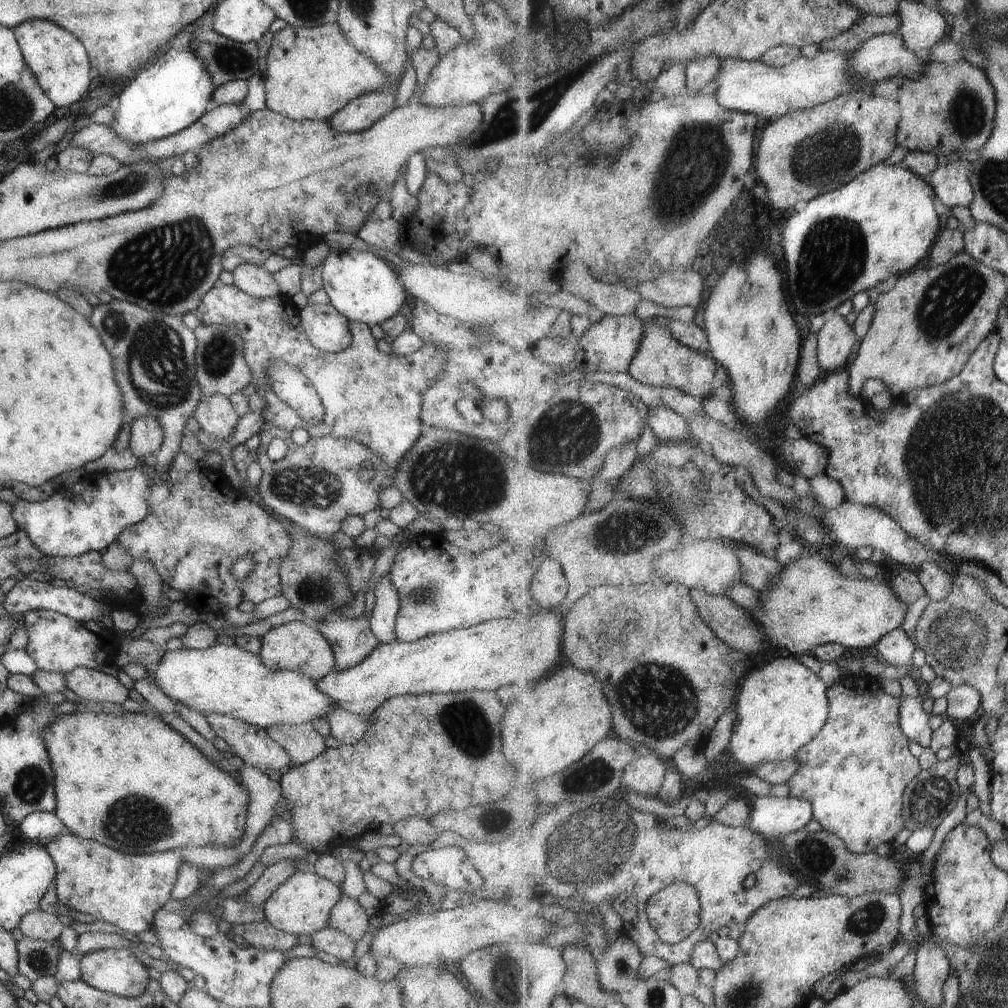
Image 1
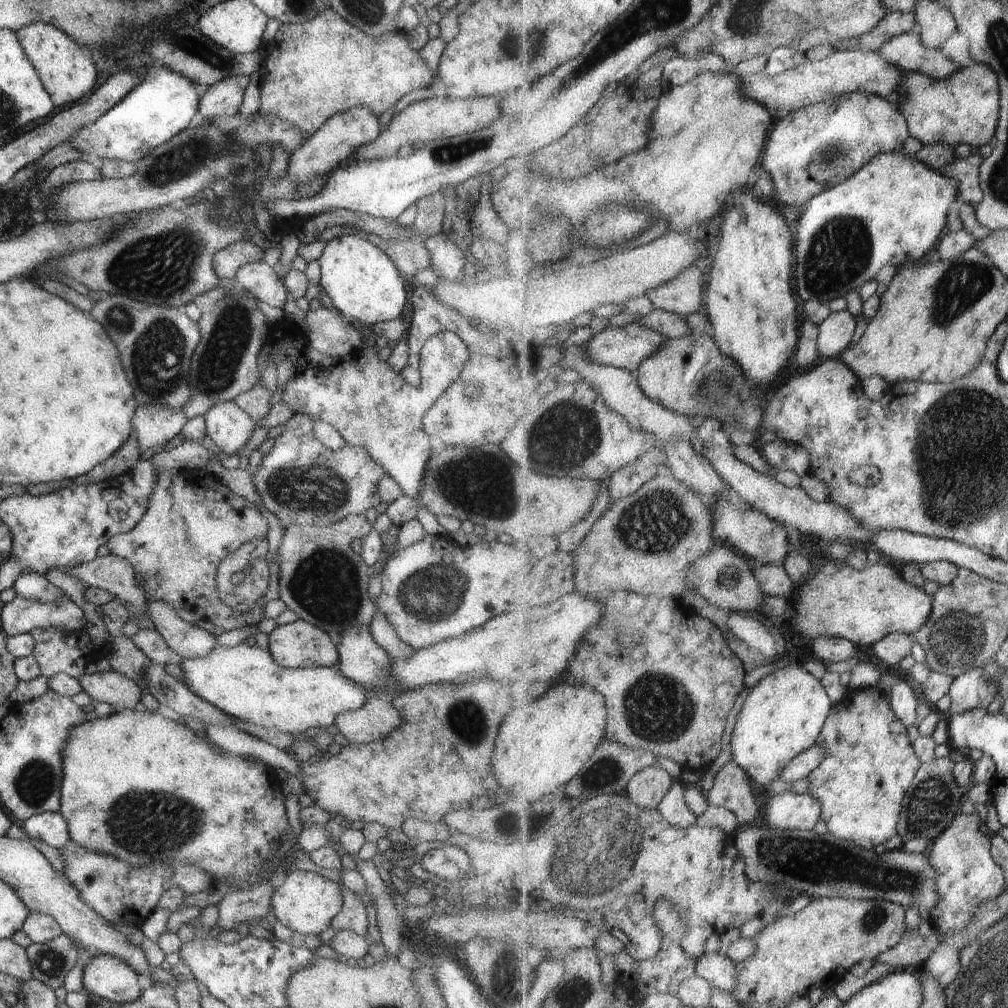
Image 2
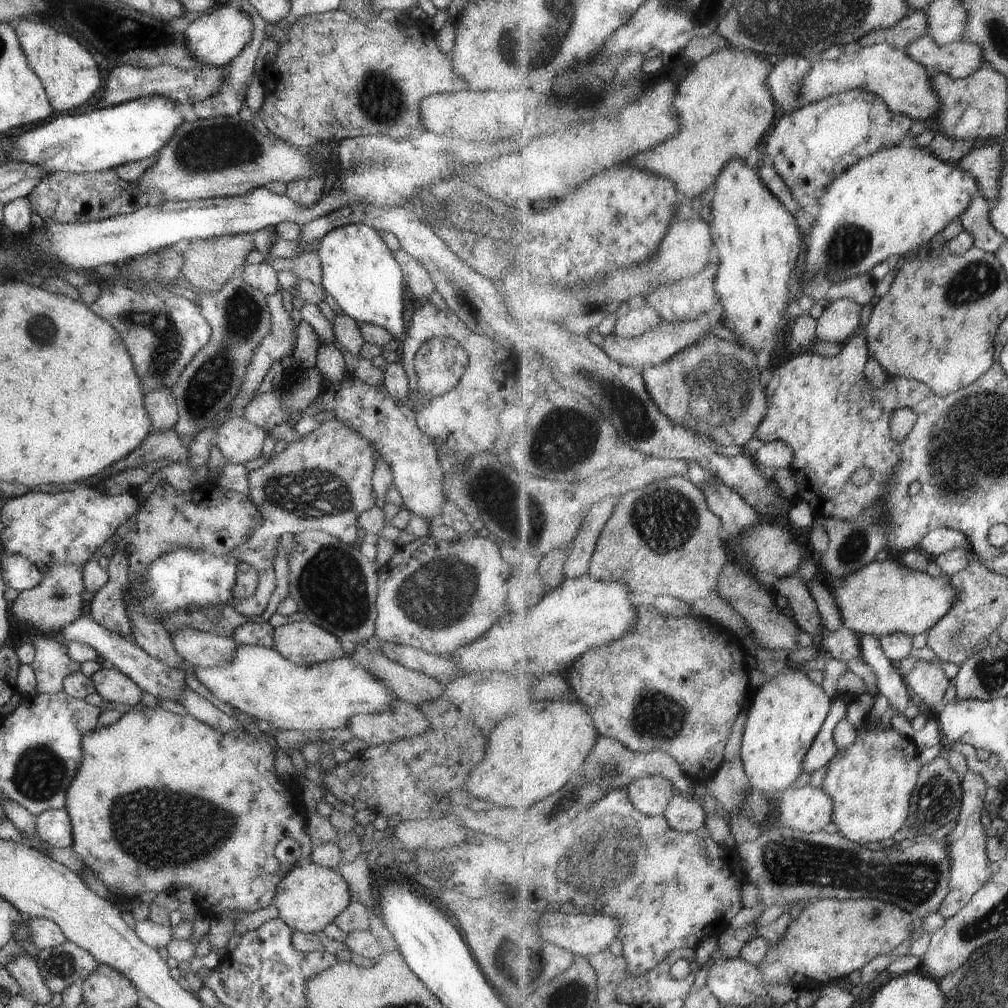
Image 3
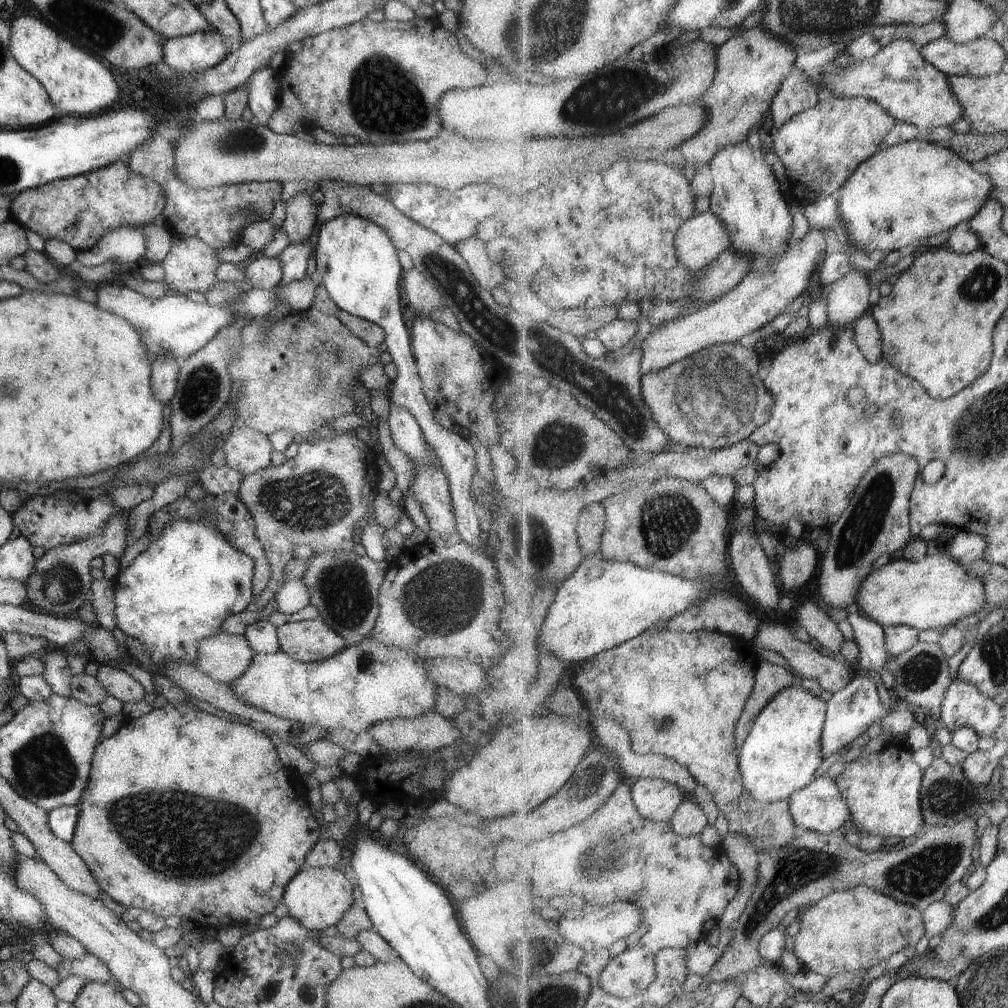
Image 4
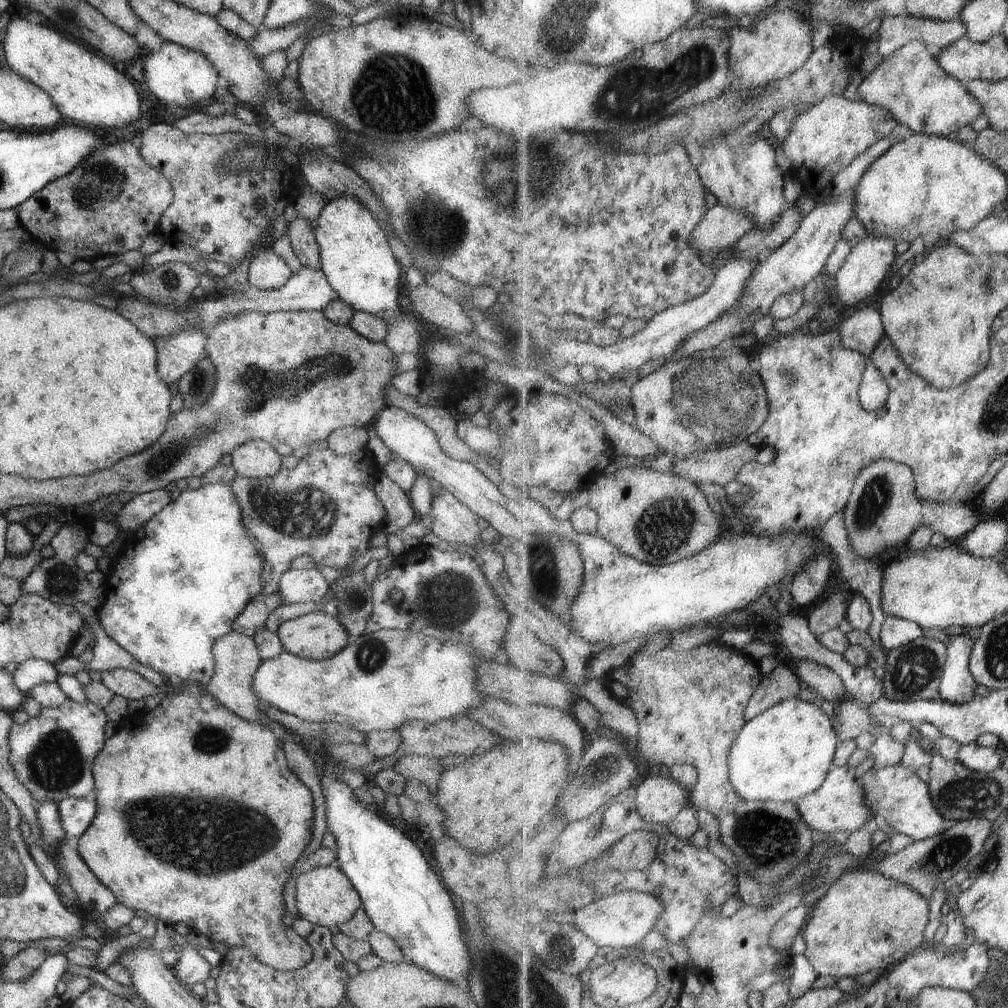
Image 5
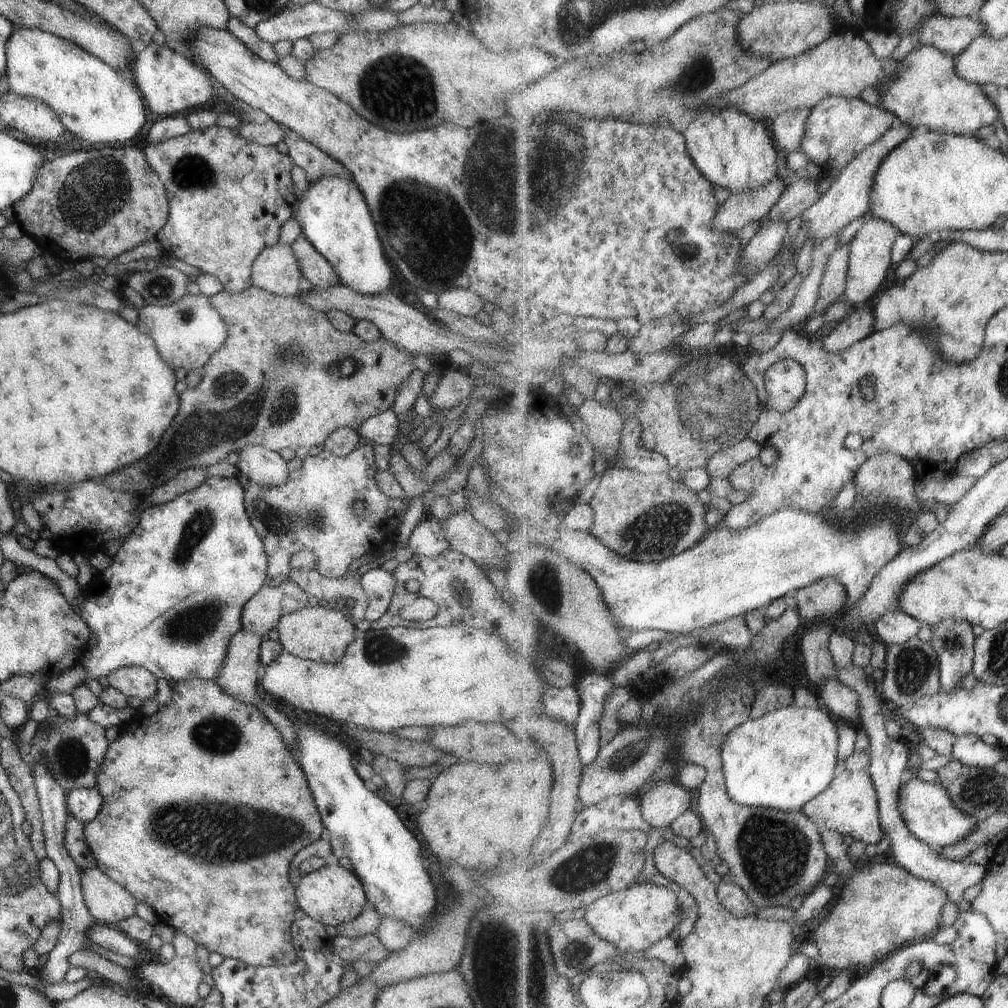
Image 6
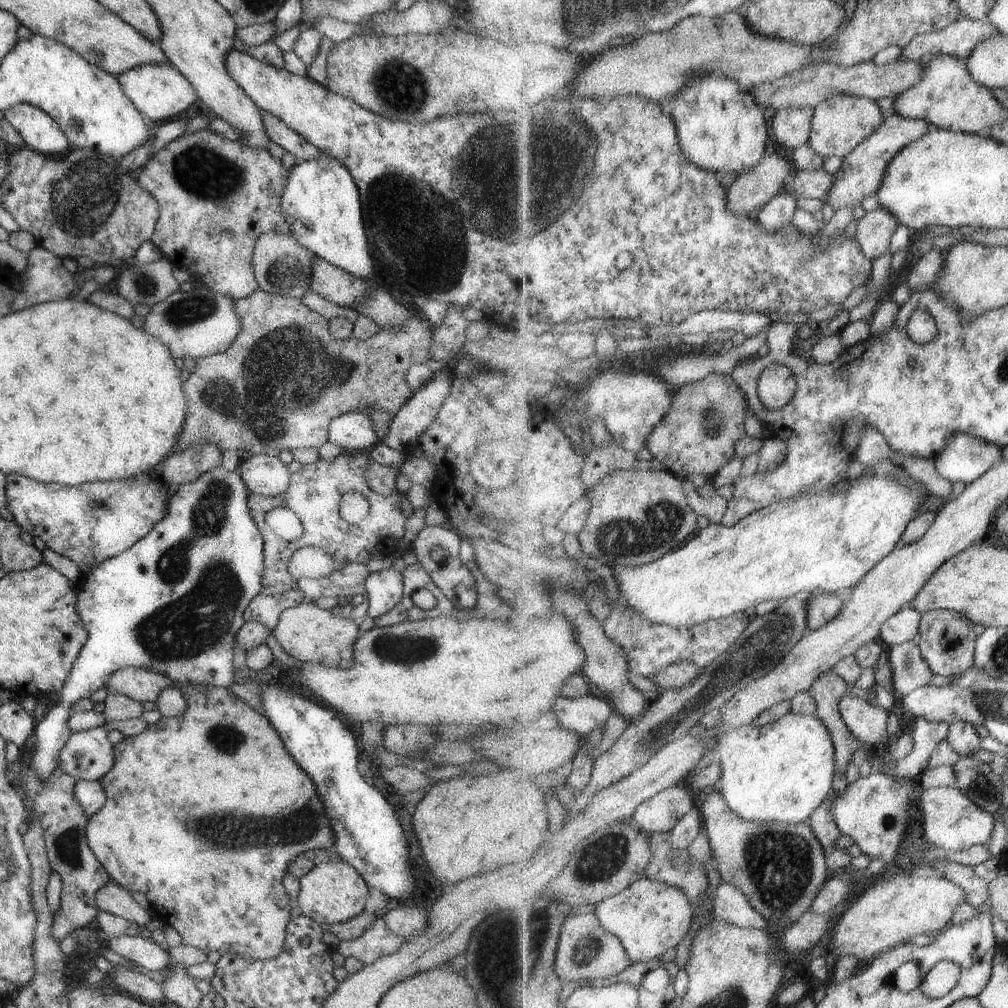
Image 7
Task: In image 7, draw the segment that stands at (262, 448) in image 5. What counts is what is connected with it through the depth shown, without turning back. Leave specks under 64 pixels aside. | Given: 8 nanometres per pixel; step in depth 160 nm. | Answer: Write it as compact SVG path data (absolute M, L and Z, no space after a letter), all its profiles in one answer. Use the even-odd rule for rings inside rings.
M252 454L239 461L237 472L251 494L275 496L285 492L290 483L290 473L278 456Z

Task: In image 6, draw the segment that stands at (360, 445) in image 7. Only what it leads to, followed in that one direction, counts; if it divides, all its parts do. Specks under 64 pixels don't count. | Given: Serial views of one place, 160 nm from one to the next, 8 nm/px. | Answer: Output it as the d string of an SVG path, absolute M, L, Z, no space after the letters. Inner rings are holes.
M389 407L380 413L371 415L366 418L355 432L361 440L373 444L390 445L397 439L397 431L400 421L397 419L396 412Z

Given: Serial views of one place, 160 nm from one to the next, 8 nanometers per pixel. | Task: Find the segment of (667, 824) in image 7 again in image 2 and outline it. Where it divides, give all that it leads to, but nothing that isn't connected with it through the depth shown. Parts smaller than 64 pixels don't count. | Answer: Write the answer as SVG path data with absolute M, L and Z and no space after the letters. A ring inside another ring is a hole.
M653 765L633 776L625 788L625 794L643 808L658 810L674 781L675 778L669 776L667 770Z

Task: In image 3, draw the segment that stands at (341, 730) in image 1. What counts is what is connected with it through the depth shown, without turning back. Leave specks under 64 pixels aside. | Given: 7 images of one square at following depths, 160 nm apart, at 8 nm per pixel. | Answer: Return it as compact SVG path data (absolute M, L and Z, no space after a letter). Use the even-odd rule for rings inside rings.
M393 699L390 707L383 712L350 716L346 720L345 726L353 737L363 740L369 747L390 743L405 737L414 737L425 732L427 727L428 723L425 715L414 704L406 703L399 699Z

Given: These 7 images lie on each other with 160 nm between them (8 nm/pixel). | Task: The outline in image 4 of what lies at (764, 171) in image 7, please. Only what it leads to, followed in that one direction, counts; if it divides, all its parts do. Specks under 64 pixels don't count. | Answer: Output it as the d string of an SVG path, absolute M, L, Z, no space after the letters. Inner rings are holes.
M707 211L703 214L695 214L691 217L681 232L677 232L677 254L680 263L687 270L693 273L696 270L707 268L712 262L715 262L721 254L730 250L730 234L725 223L713 211Z

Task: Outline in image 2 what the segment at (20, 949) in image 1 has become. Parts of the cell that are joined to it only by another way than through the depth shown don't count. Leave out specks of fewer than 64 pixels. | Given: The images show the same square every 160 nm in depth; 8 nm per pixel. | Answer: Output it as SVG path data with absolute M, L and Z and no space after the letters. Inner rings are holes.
M59 935L47 942L30 943L24 948L33 979L55 990L62 986L65 974L77 960L75 944L67 935Z

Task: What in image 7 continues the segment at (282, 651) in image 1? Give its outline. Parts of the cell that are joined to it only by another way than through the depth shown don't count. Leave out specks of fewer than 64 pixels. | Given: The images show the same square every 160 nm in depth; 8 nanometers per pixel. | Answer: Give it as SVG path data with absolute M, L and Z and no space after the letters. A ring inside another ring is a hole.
M301 602L278 614L278 621L271 631L281 648L302 663L317 663L338 671L353 665L352 646L361 632L345 612L319 609L314 602Z

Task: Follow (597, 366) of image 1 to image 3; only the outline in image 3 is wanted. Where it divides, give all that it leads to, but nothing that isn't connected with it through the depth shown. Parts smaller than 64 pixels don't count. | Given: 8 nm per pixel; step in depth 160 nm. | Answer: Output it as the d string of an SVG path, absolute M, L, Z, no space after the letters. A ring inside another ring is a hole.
M719 306L719 308L713 310L713 316L705 314L705 316L695 320L681 320L674 323L662 322L653 330L638 337L624 337L611 333L604 337L601 347L619 364L627 365L643 372L645 369L667 362L683 348L687 348L690 344L696 343L697 340L708 335L711 328L715 328L717 324L721 323L724 324L724 321L722 320L722 306Z

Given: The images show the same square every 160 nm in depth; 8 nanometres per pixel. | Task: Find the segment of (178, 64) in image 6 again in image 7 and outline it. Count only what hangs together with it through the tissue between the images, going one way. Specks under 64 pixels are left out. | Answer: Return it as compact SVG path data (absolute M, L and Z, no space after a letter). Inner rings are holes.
M167 63L137 65L115 78L131 104L152 122L173 118L197 98L192 84L173 65Z

